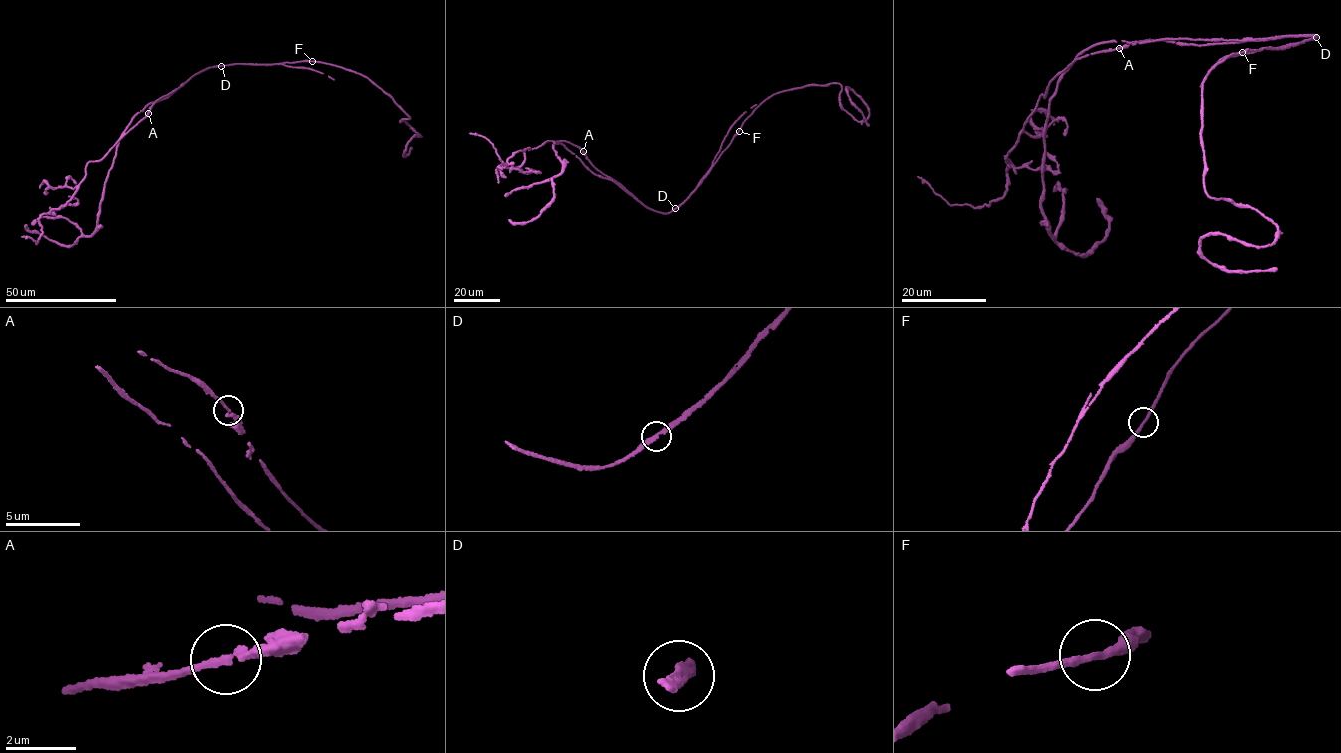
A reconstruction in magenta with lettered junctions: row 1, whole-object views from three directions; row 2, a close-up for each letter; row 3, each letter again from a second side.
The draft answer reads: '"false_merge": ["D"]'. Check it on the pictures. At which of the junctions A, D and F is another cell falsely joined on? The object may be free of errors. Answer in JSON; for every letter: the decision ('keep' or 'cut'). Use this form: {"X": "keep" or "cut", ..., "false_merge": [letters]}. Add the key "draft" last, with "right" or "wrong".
{"A": "keep", "D": "cut", "F": "keep", "false_merge": ["D"], "draft": "right"}

